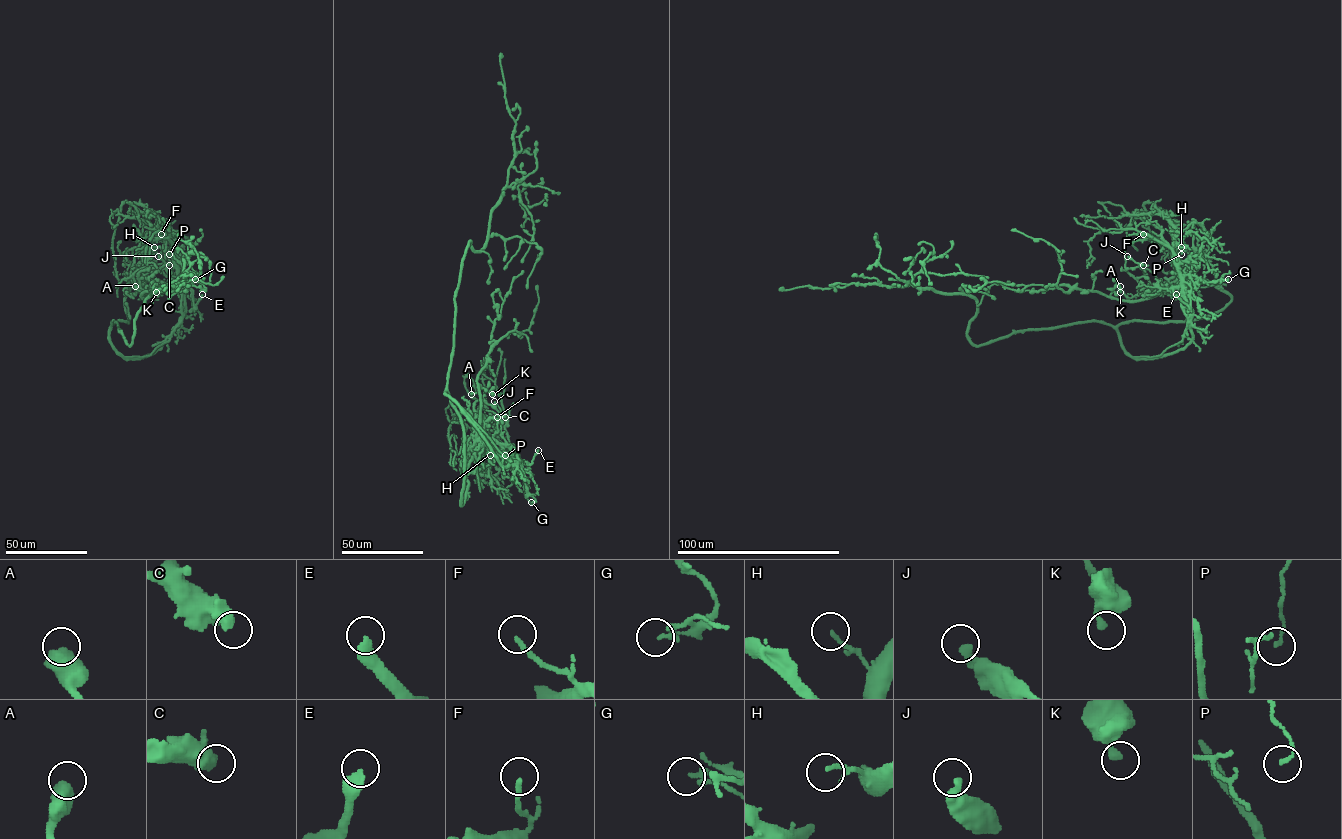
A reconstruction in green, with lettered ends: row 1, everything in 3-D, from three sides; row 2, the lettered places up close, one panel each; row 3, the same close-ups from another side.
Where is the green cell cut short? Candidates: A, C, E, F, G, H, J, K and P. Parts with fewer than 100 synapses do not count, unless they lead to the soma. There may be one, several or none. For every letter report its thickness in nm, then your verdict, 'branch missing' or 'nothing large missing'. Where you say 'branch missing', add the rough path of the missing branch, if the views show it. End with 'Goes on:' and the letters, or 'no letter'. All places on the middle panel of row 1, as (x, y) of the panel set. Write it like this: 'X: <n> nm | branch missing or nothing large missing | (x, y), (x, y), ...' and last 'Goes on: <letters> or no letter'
A: 650 nm | nothing large missing
C: 400 nm | nothing large missing
E: 440 nm | branch missing | (538, 450), (543, 434), (517, 437), (497, 420), (474, 414)
F: 180 nm | nothing large missing
G: 110 nm | nothing large missing
H: 110 nm | nothing large missing
J: 320 nm | nothing large missing
K: 280 nm | nothing large missing
P: 120 nm | nothing large missing
Goes on: E

